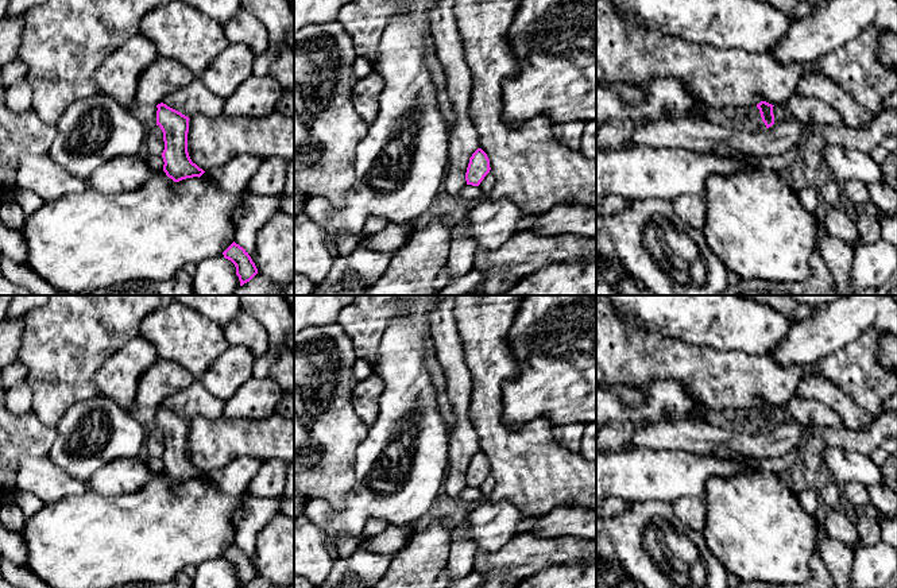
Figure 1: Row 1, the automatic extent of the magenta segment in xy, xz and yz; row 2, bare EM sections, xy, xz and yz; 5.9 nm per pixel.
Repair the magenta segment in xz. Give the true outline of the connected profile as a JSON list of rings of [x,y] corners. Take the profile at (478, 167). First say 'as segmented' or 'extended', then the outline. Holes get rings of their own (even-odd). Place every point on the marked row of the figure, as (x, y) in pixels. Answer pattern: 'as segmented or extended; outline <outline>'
as segmented; outline [[[478,148],[469,158],[465,173],[467,185],[479,186],[490,170],[491,167],[487,154],[482,148]]]

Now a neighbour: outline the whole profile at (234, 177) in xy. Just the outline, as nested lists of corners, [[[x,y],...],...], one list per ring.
[[[240,155],[223,166],[206,170],[205,175],[224,193],[240,194],[247,189],[262,162],[252,155]]]

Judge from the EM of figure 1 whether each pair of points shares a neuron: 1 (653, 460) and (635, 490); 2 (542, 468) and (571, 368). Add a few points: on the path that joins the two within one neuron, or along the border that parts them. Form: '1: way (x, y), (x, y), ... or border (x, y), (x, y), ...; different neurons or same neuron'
1: way (650, 467), (635, 483); same neuron
2: border (553, 425), (545, 417), (536, 417), (521, 426); different neurons

